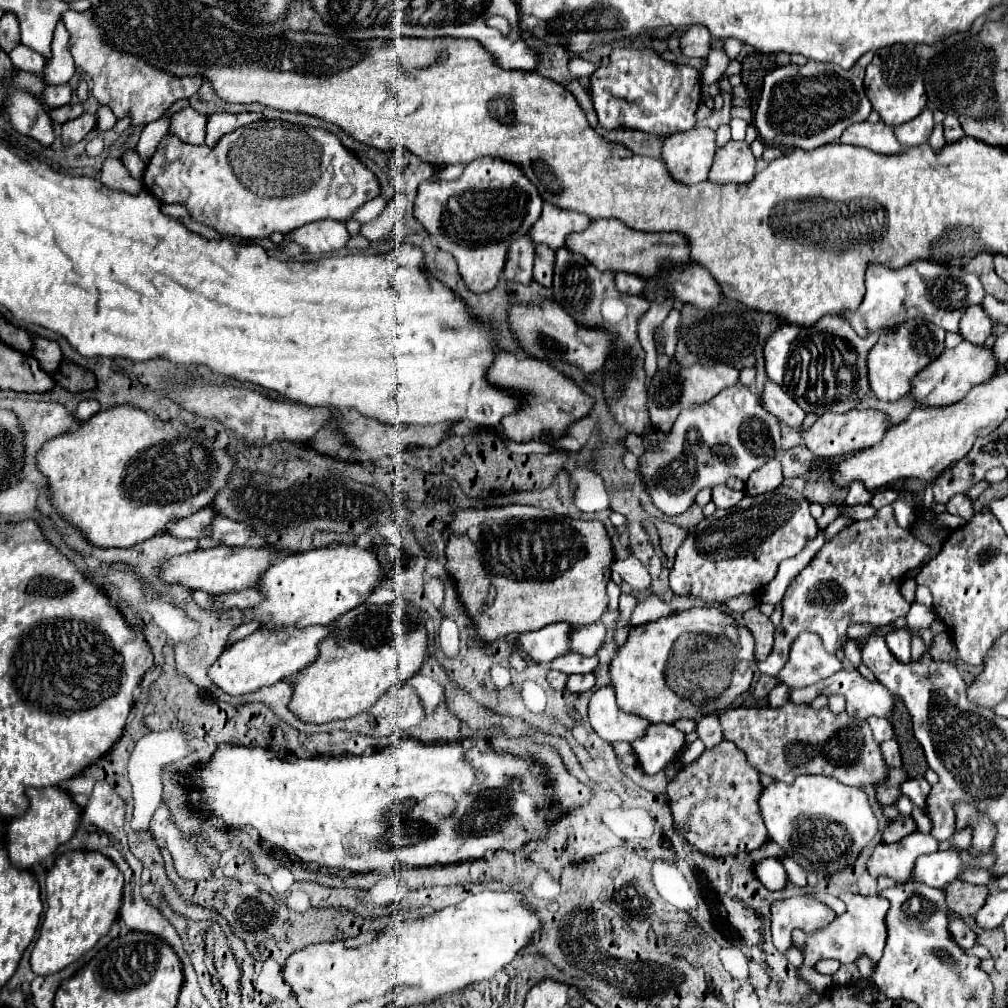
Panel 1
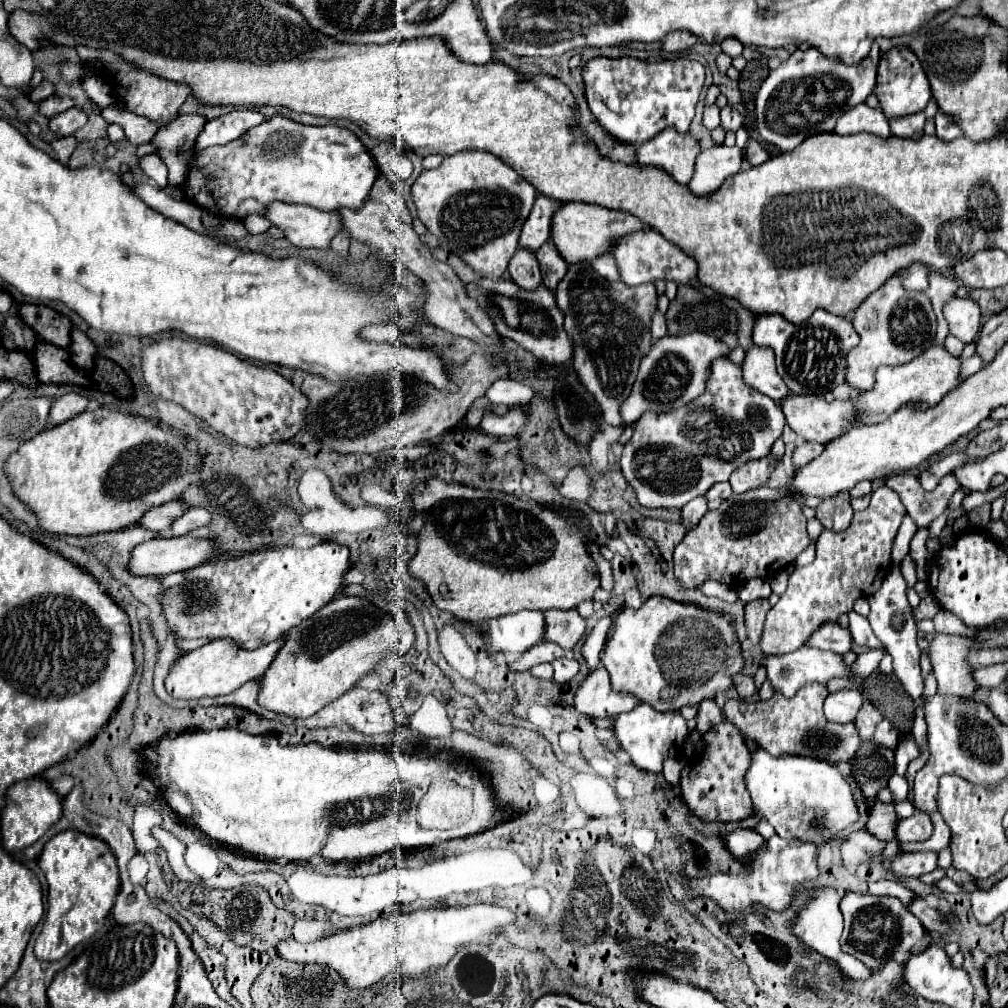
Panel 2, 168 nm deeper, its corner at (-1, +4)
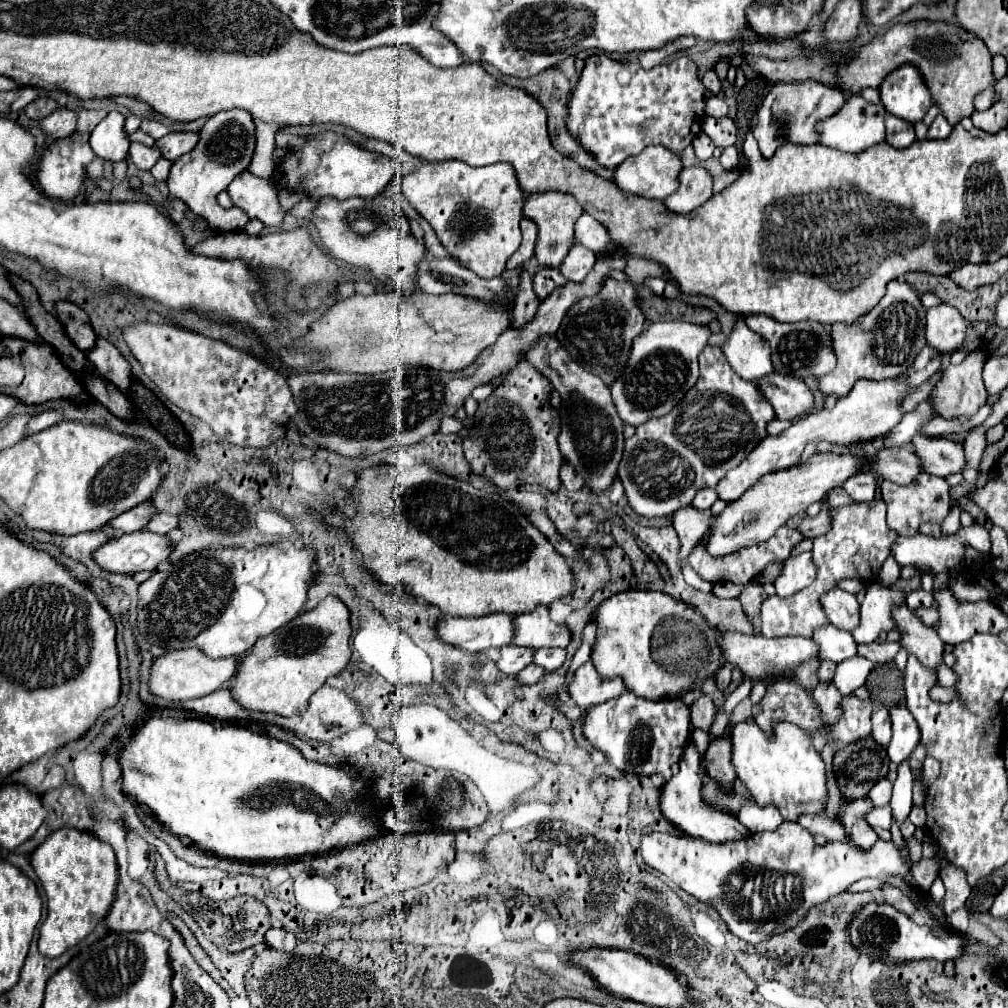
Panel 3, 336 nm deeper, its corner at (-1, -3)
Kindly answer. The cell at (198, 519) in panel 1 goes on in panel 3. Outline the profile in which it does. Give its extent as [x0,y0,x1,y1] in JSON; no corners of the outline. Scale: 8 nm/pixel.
[110,502,158,534]

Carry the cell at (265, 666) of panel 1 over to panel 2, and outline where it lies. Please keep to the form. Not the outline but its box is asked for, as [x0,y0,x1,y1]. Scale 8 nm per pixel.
[164,639,282,699]

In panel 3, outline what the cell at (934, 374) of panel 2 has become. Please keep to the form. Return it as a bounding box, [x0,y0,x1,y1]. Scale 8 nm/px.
[716,374,912,502]

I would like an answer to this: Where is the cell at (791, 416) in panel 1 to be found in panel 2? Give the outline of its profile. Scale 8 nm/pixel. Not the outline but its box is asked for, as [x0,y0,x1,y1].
[742,343,790,403]

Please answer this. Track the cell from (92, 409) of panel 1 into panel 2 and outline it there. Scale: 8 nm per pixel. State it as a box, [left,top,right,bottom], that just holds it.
[50,393,88,425]

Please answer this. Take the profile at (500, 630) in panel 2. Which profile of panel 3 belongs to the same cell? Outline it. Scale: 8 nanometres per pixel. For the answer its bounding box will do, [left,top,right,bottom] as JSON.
[436,614,516,652]

